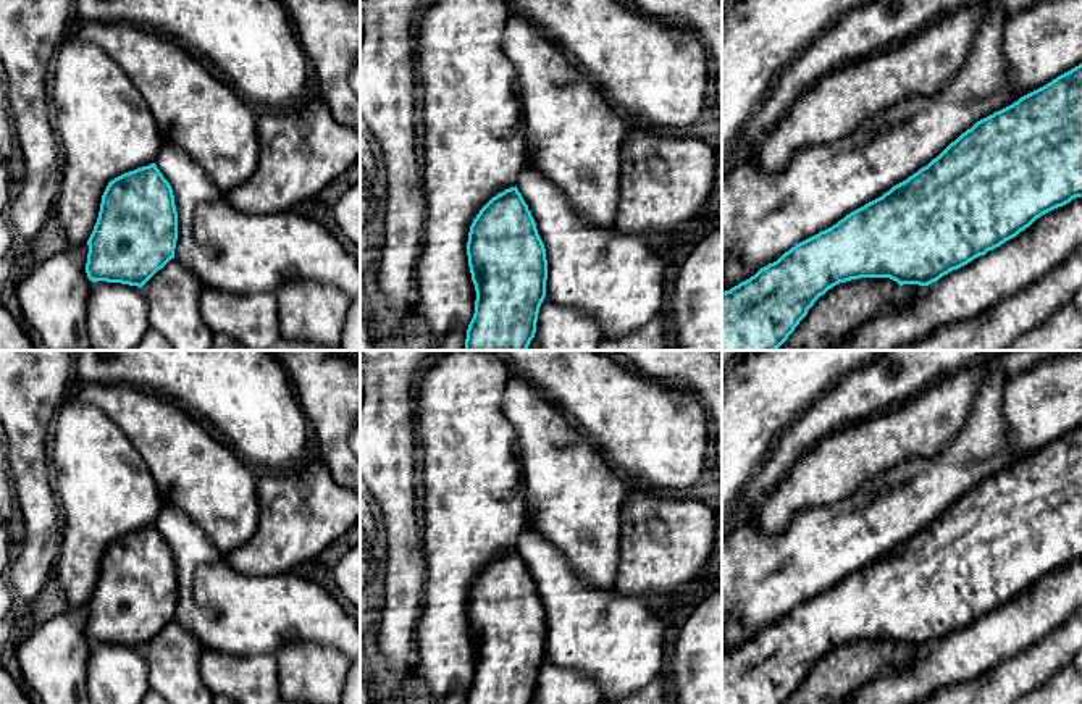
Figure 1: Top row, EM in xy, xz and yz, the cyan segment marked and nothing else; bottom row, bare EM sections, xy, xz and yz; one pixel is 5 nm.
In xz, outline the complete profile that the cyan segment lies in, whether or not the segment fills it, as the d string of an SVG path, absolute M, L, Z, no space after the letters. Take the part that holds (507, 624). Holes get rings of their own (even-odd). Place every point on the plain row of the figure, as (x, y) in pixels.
M517 547L480 572L467 617L476 662L465 704L531 704L546 659L547 622Z

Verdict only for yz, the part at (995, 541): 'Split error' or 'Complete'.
Complete

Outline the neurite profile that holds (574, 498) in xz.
M512 376L502 412L517 433L526 525L564 552L572 570L594 589L614 591L620 551L620 510L628 483L533 384Z

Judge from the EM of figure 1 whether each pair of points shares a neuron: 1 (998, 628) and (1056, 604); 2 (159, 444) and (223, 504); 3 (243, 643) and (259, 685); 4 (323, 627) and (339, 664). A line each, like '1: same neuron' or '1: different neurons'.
1: same neuron
2: same neuron
3: different neurons
4: different neurons

